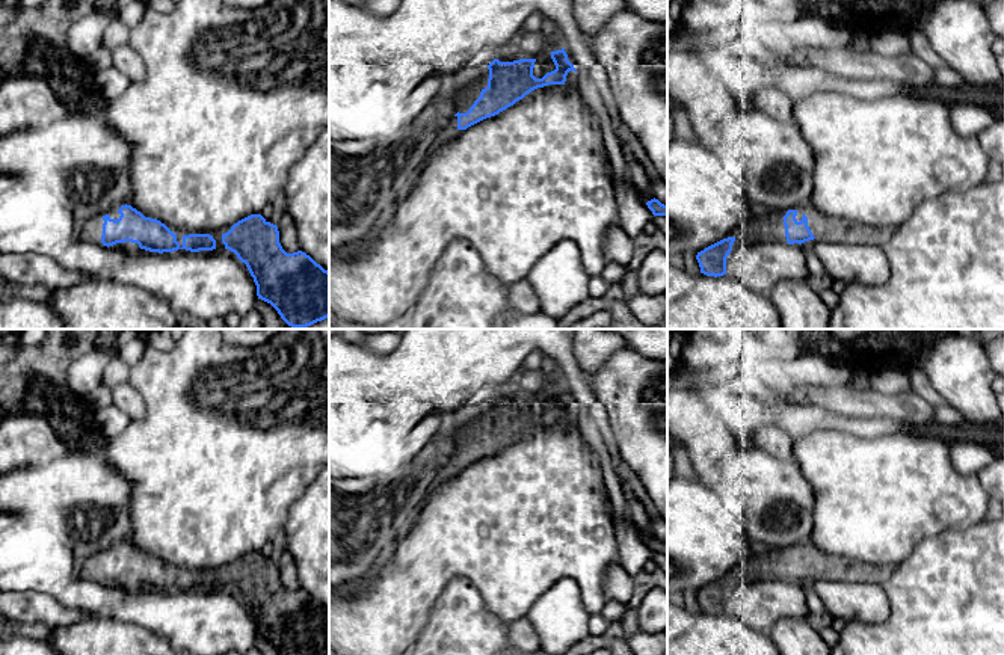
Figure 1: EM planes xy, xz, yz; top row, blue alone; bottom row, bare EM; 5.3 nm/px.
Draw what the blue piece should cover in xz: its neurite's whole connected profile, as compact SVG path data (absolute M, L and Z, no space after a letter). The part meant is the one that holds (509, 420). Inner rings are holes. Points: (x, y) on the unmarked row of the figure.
M565 386L551 389L551 397L556 407L547 411L542 417L533 414L536 397L519 397L513 400L494 397L489 403L480 404L462 415L456 430L459 436L457 451L430 487L420 509L412 515L411 525L417 521L429 497L438 490L444 481L457 477L464 468L498 453L537 426L565 423L568 411L577 411L568 398Z

